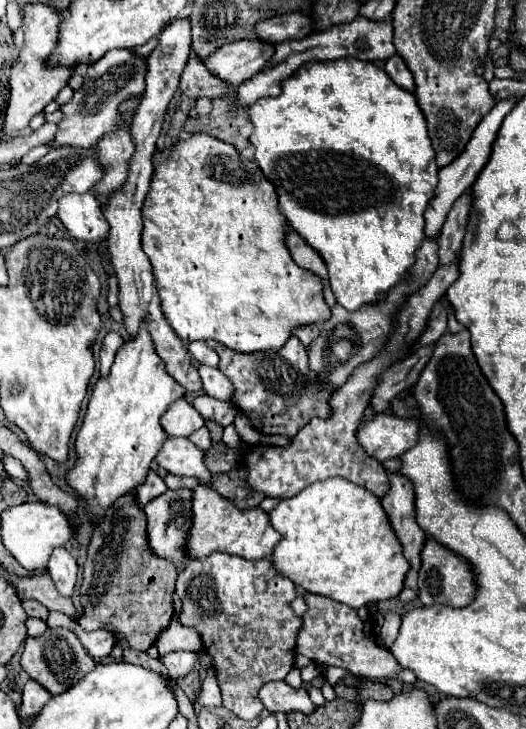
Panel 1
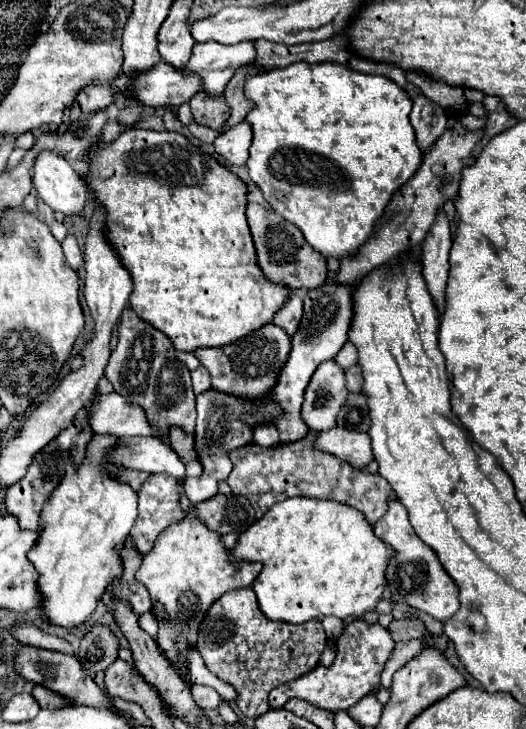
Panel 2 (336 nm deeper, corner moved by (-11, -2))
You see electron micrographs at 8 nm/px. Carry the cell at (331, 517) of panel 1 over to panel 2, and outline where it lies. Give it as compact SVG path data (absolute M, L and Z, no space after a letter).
M288 498L280 504L274 504L268 514L242 532L236 540L236 546L230 548L232 564L242 560L262 564L262 570L252 584L260 610L268 620L282 620L288 624L304 624L320 616L360 618L366 612L372 612L382 600L386 588L384 570L390 562L390 556L392 548L374 536L374 530L366 522L364 514L340 502L310 498Z

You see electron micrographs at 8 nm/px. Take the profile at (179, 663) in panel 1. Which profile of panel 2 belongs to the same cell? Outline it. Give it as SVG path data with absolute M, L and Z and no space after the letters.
M192 684L190 690L192 690L192 696L194 696L194 702L196 702L202 710L216 710L216 708L220 706L220 702L222 702L220 694L218 694L214 688L210 688L210 686Z

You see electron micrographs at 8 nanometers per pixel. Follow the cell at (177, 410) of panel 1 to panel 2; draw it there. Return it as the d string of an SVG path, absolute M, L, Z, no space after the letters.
M116 392L96 396L92 406L88 408L88 422L90 422L90 428L92 428L94 434L108 434L108 436L162 436L162 438L166 438L166 434L158 434L148 424L142 408L138 408L132 402L128 402L124 396L120 396Z

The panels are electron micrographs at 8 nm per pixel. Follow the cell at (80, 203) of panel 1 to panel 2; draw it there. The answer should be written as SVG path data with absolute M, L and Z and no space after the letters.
M44 150L32 166L32 184L38 196L56 212L80 214L86 204L86 186L58 152Z

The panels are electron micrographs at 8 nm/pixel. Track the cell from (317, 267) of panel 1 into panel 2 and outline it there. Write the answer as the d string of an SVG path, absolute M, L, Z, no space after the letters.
M248 204L246 218L248 218L248 226L252 232L254 246L256 246L256 258L260 262L260 270L270 282L286 286L290 290L314 290L326 282L328 278L326 258L320 256L320 252L310 248L302 232L294 224L284 222L280 214L260 204Z

